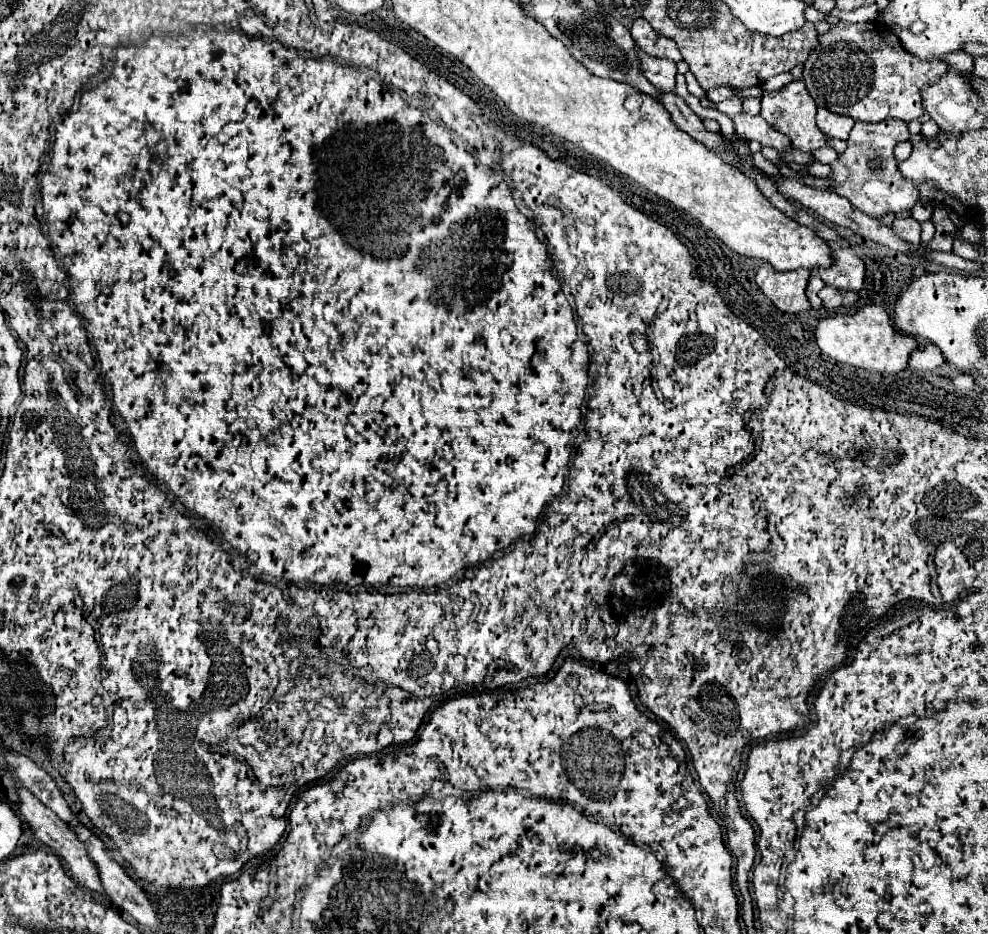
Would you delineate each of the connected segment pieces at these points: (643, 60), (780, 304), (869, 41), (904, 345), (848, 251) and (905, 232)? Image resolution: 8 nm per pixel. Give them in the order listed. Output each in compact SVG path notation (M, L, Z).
M634 44L634 54L639 59L640 69L645 78L660 92L671 92L675 89L676 63L665 58L650 56L638 44Z
M764 264L756 274L756 284L772 284L770 292L760 288L778 310L788 314L798 314L810 310L810 302L804 294L810 270L792 270L792 272L776 272L770 264Z
M838 22L830 32L820 36L820 46L804 64L804 82L818 106L834 114L854 114L854 120L882 122L898 118L904 122L918 120L926 114L922 104L922 88L938 82L948 72L942 60L920 60L906 52L884 22Z
M864 306L854 314L836 314L822 318L816 332L818 348L838 362L878 374L898 374L908 368L912 350L918 348L916 338L900 334L882 306Z
M836 248L832 256L836 260L834 268L818 270L824 284L850 290L850 292L860 292L864 284L864 274L866 274L864 262L854 254L852 248Z
M896 218L890 228L898 238L910 244L920 244L920 224L914 218Z

